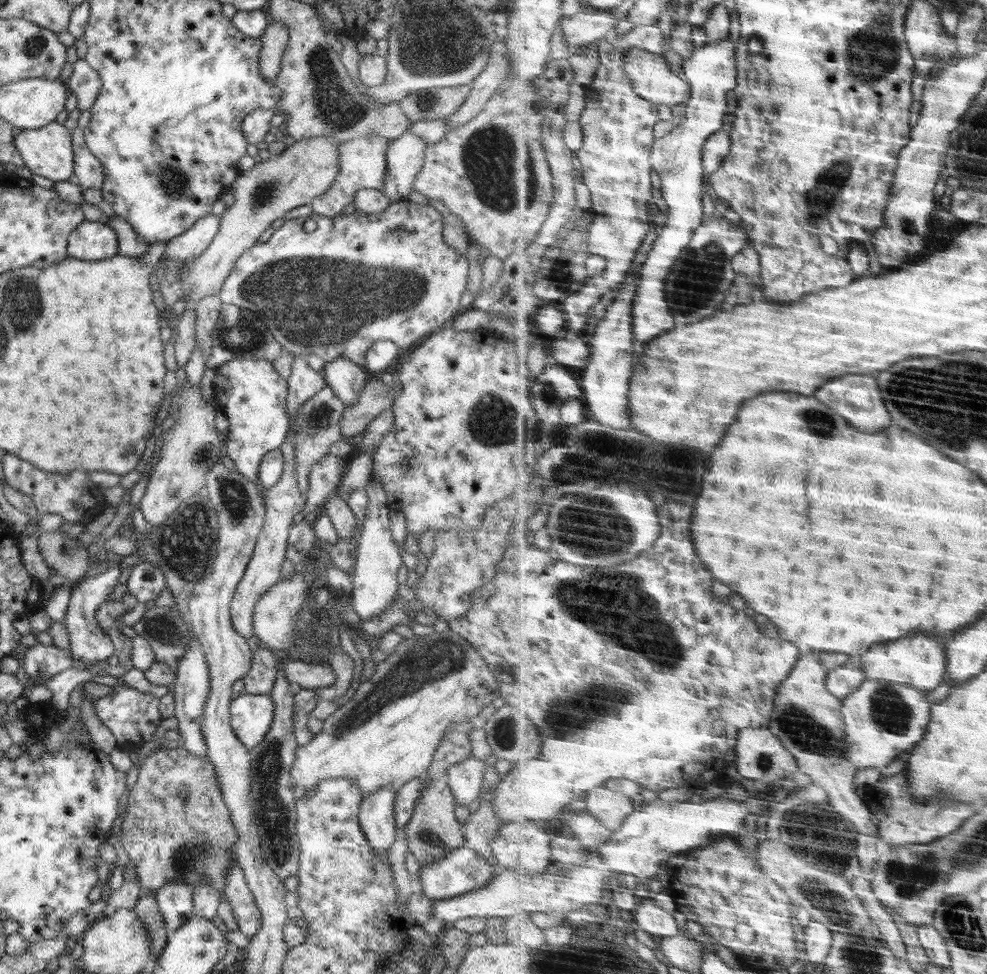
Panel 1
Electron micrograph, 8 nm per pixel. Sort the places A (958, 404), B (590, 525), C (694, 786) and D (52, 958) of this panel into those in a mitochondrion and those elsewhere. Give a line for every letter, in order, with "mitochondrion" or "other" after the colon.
A: mitochondrion
B: mitochondrion
C: other
D: other

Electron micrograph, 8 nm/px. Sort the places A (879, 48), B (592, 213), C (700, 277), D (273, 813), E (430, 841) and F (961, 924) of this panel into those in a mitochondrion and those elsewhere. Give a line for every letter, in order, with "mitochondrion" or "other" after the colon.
A: mitochondrion
B: other
C: mitochondrion
D: mitochondrion
E: mitochondrion
F: mitochondrion

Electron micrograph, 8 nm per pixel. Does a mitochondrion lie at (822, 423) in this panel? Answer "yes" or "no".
yes

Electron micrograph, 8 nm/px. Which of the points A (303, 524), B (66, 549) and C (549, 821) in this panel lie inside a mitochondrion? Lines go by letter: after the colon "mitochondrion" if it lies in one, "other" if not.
A: other
B: mitochondrion
C: other

